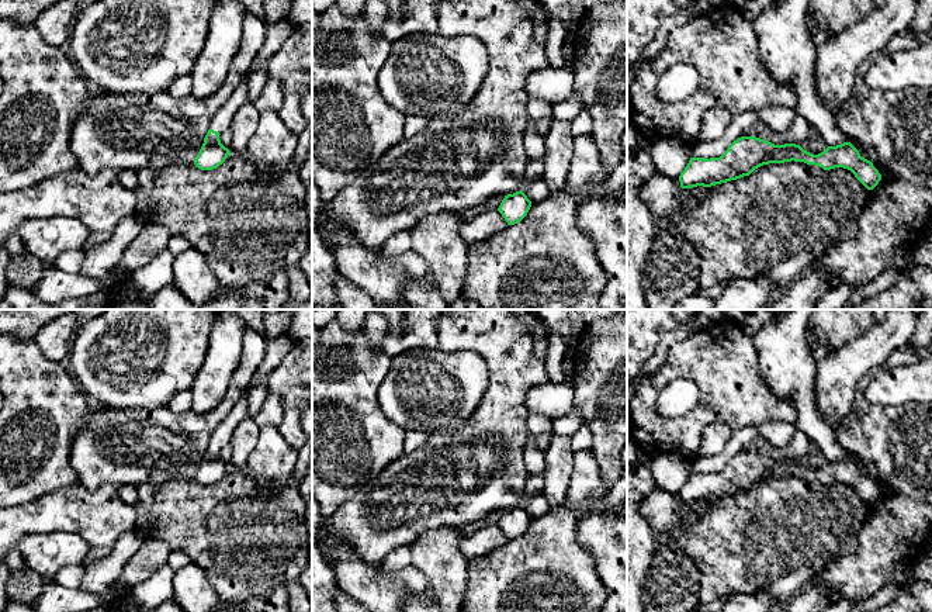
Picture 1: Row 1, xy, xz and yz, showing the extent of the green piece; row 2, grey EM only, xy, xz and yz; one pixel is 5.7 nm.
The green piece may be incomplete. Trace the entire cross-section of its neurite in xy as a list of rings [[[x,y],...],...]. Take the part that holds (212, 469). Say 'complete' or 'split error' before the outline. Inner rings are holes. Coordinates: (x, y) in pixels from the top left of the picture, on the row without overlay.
split error | [[[243,394],[229,411],[228,416],[214,429],[204,459],[194,476],[198,484],[212,485],[225,477],[231,467],[221,459],[219,450],[231,442],[233,431],[246,418],[246,414],[247,395]]]

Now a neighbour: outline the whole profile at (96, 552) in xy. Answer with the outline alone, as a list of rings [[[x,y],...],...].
[[[91,546],[84,561],[82,563],[83,566],[87,566],[89,563],[107,556],[112,547],[103,547],[103,546]]]

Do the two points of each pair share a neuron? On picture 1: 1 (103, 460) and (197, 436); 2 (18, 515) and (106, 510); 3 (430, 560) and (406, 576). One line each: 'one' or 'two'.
1: one
2: one
3: two

